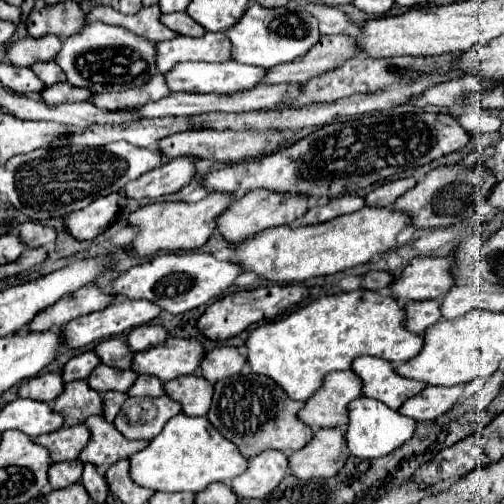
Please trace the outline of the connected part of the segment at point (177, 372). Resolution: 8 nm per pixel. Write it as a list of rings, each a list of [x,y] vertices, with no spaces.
[[[169,338],[167,344],[157,344],[153,348],[135,352],[131,368],[137,374],[153,374],[161,382],[169,382],[185,374],[195,374],[203,356],[205,352],[199,340]]]

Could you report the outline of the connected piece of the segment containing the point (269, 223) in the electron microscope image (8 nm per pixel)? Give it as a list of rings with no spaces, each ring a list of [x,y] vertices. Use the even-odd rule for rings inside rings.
[[[253,190],[245,196],[237,198],[219,218],[217,228],[225,240],[231,242],[243,242],[245,238],[251,238],[267,228],[293,224],[307,212],[307,198],[305,196],[293,196],[293,194],[273,194],[267,190]]]

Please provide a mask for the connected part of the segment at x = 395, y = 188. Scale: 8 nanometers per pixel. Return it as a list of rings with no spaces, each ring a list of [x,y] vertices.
[[[399,178],[393,182],[387,182],[373,192],[365,196],[365,206],[375,206],[375,208],[389,208],[401,194],[405,194],[409,188],[413,188],[417,182],[415,178]]]

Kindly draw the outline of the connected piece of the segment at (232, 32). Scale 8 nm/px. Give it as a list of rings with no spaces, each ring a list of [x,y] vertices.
[[[251,2],[249,10],[243,18],[225,32],[233,44],[233,58],[243,64],[273,68],[283,62],[291,62],[303,54],[307,54],[321,38],[317,28],[317,18],[309,12],[283,8],[263,8],[257,2]]]

